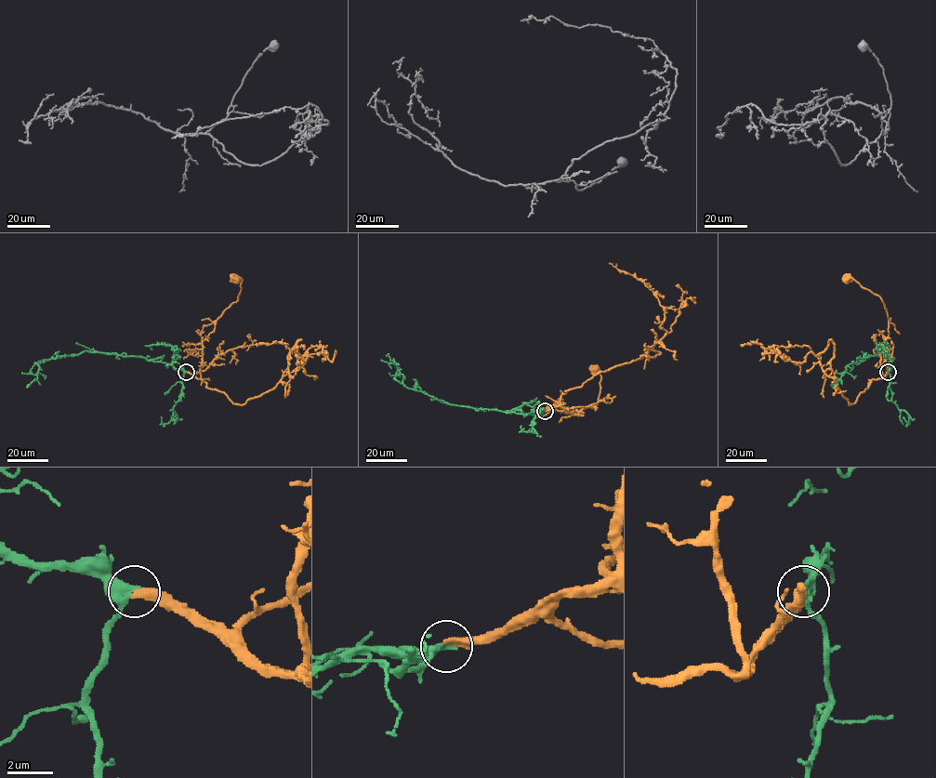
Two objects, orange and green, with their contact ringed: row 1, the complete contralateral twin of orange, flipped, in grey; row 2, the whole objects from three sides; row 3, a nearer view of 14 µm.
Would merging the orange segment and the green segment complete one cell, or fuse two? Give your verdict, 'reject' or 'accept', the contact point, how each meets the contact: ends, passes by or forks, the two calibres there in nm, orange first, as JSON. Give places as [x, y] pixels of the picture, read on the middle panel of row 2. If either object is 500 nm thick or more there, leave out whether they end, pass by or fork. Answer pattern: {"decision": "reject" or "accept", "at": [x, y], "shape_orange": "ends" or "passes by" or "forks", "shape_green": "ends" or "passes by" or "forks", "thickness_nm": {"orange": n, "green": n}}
{"decision": "accept", "at": [545, 411], "shape_orange": "ends", "shape_green": "passes by", "thickness_nm": {"orange": 360, "green": 320}}

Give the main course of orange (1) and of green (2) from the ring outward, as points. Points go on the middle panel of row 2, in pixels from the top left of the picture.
1: (545, 411), (560, 403), (572, 412), (596, 405), (600, 375), (594, 369)
2: (545, 411), (516, 414), (444, 402), (398, 382), (394, 377), (398, 369), (396, 363), (387, 355)

